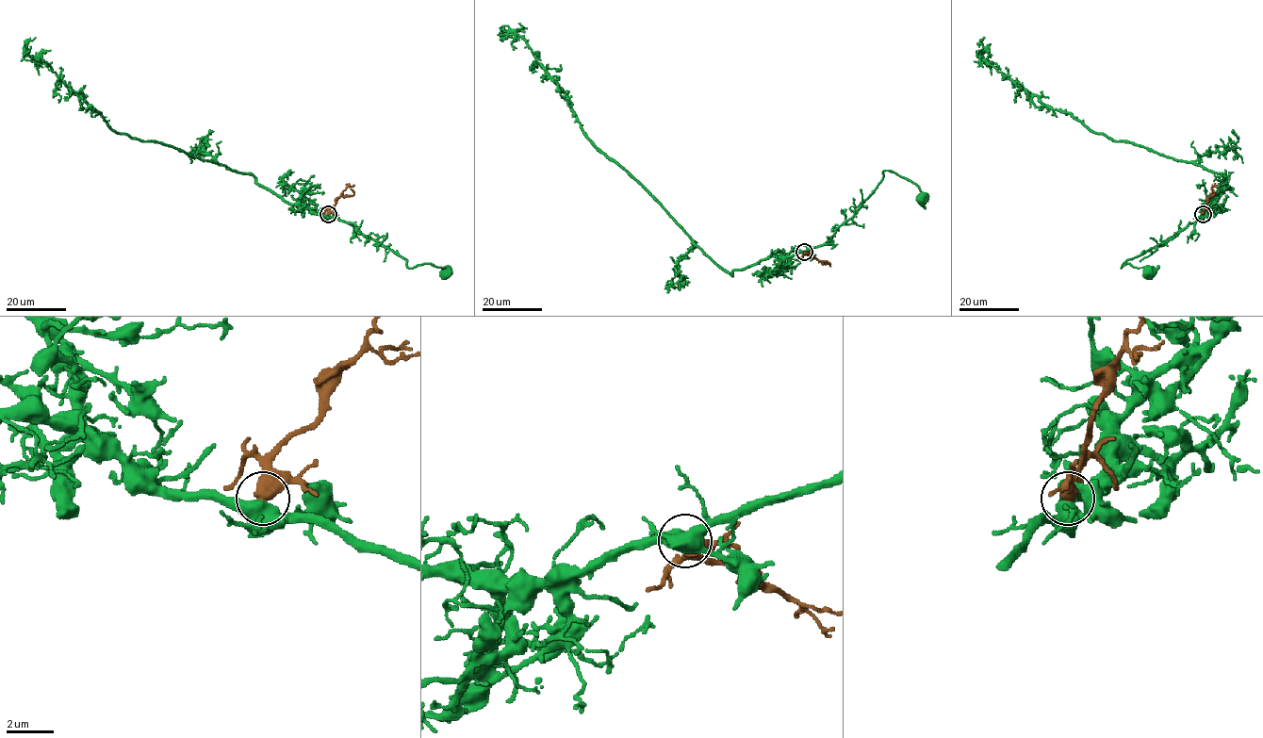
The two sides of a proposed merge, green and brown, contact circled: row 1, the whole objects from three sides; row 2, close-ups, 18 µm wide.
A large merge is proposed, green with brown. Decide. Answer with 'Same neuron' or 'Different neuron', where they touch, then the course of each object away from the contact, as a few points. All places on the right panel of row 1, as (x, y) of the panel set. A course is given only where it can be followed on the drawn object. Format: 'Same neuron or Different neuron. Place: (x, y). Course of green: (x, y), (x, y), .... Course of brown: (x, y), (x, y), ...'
Different neuron. Place: (1203, 214). Course of green: (1203, 215), (1175, 236), (1126, 260), (1121, 268), (1130, 264), (1149, 270). Course of brown: (1203, 214), (1209, 196), (1214, 193), (1211, 188)

